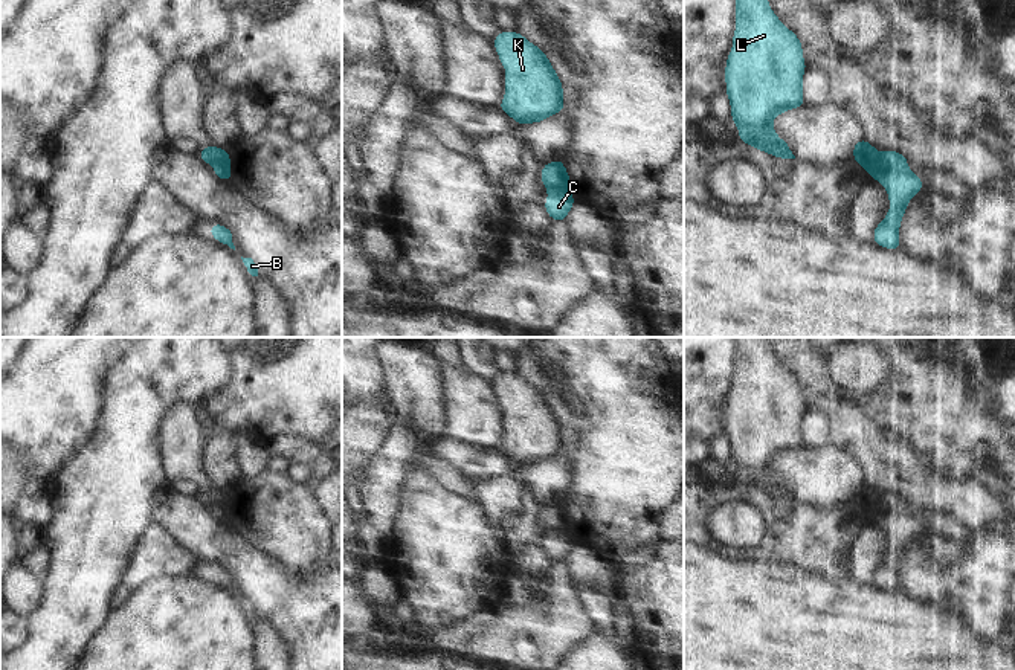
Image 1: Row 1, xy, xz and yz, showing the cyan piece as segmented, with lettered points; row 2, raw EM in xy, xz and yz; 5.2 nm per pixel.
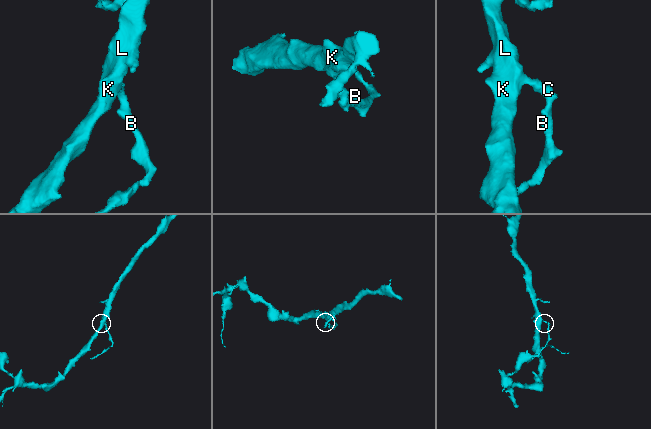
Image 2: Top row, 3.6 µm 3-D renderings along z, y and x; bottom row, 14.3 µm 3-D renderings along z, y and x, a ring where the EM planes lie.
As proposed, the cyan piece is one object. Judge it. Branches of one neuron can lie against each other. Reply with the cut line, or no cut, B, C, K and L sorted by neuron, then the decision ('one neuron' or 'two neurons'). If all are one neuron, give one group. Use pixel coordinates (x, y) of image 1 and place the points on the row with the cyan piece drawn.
cut xz (570, 186), (548, 191); groups B C / K L; two neurons

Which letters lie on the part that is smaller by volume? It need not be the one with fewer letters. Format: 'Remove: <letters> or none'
Remove: B, C

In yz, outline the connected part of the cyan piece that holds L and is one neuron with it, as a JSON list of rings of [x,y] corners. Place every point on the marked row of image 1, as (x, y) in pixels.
[[[736,0],[736,31],[727,56],[725,84],[740,142],[774,157],[795,159],[789,145],[777,136],[772,119],[804,105],[806,67],[800,38],[778,20],[768,0]]]

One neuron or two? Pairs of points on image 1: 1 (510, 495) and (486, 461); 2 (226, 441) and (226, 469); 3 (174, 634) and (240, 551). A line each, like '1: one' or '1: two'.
1: two
2: one
3: two

